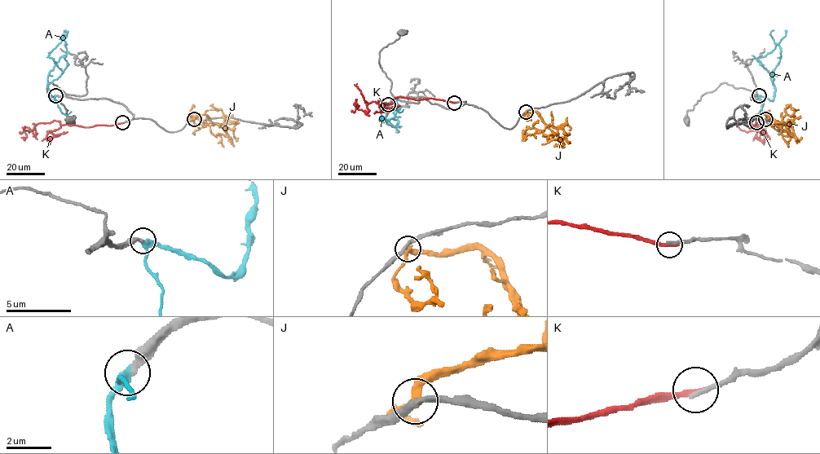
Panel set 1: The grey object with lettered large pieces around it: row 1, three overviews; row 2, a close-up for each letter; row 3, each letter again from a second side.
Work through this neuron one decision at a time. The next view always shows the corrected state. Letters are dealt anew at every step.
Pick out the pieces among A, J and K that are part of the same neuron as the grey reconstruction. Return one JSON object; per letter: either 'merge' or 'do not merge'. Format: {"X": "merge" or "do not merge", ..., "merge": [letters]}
{"A": "merge", "J": "do not merge", "K": "do not merge", "merge": ["A"]}

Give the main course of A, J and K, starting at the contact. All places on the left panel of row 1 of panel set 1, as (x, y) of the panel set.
A: (55, 95), (53, 101), (47, 85), (62, 74), (62, 70), (48, 56), (66, 37), (63, 30)
J: (194, 119), (204, 115), (213, 123), (223, 124), (227, 120), (234, 121), (234, 137), (238, 138)
K: (122, 123), (89, 127), (53, 121), (39, 123), (35, 134), (24, 130), (24, 140)

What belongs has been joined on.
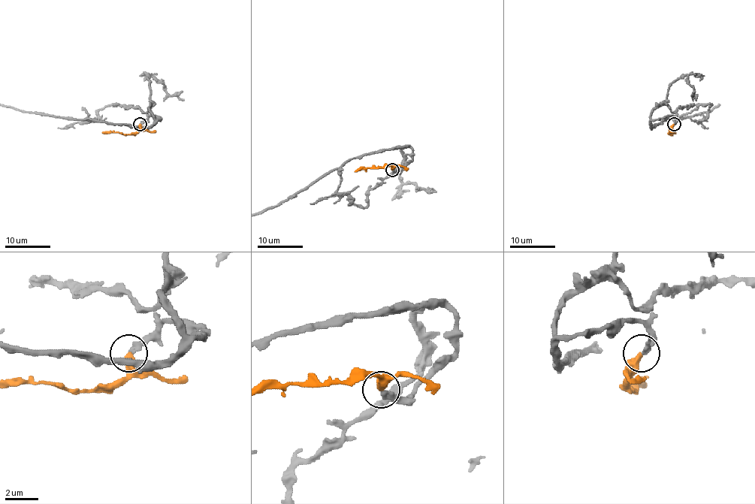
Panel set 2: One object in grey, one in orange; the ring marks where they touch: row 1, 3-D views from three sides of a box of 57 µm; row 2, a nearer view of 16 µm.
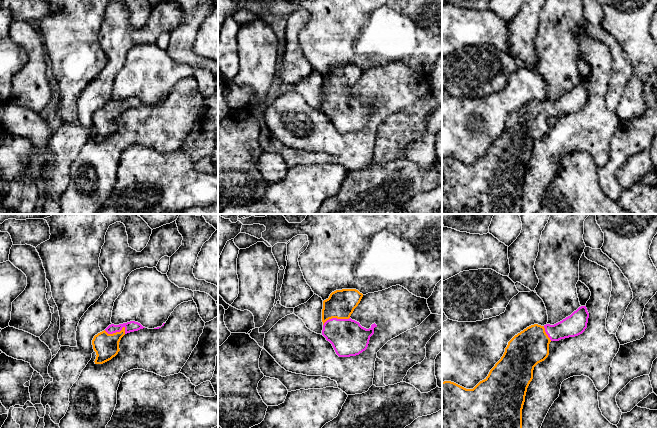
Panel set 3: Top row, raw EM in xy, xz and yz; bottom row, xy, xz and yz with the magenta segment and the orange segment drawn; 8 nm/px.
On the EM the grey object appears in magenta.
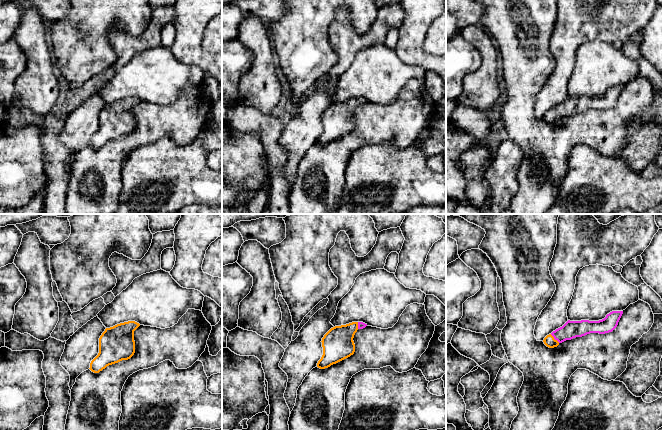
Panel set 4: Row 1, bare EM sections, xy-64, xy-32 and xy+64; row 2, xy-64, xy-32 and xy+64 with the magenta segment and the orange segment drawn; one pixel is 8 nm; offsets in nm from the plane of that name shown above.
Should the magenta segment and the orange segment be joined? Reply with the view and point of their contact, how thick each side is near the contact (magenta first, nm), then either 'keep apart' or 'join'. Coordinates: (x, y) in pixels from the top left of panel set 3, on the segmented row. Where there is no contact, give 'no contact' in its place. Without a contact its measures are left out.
contact xy (114, 332); calibres 90 and 200 nm; join

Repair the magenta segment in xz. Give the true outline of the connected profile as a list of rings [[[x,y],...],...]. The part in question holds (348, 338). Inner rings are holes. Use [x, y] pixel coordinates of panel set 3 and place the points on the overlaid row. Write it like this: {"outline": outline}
{"outline": [[[342,289],[332,292],[323,301],[322,335],[329,341],[339,357],[356,356],[368,347],[374,334],[374,323],[369,329],[350,318],[363,294],[356,289]]]}

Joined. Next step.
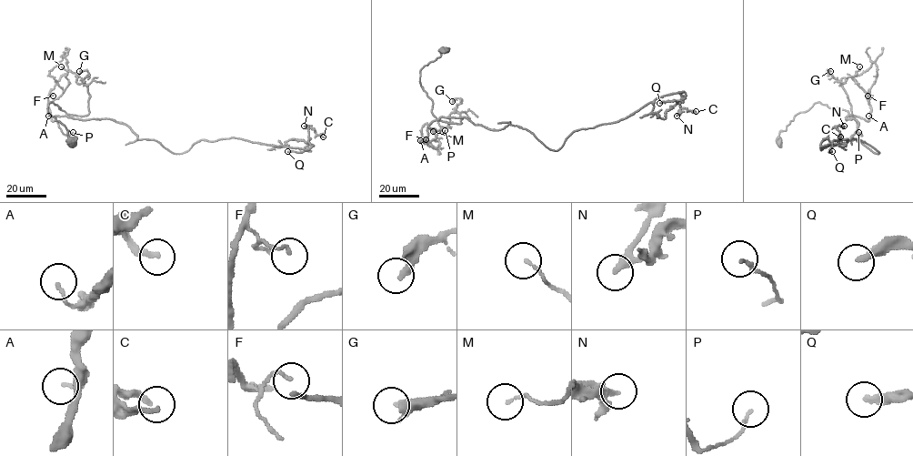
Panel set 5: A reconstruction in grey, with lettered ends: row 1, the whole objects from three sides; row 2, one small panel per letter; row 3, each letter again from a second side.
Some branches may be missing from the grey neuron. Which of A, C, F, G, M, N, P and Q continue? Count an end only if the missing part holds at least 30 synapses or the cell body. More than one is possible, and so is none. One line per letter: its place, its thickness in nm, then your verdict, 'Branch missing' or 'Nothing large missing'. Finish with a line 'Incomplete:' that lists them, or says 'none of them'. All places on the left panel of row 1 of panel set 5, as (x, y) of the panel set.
A: Place: (48, 116). Thickness 110 nm. Nothing large missing
C: Place: (323, 136). Thickness 200 nm. Nothing large missing
F: Place: (53, 96). Thickness 120 nm. Nothing large missing
G: Place: (79, 71). Thickness 360 nm. Nothing large missing
M: Place: (61, 66). Thickness 100 nm. Nothing large missing
N: Place: (304, 126). Thickness 170 nm. Nothing large missing
P: Place: (73, 132). Thickness 120 nm. Nothing large missing
Q: Place: (287, 151). Thickness 300 nm. Nothing large missing
Incomplete: none of them

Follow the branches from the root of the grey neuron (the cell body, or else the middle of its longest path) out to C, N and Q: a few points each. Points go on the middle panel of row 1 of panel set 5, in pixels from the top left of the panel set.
C: (444, 50), (420, 71), (436, 119), (509, 122), (555, 150), (664, 96), (683, 91), (696, 111)
N: (444, 50), (420, 71), (436, 119), (509, 122), (556, 150), (573, 131), (683, 91), (677, 116)
Q: (444, 50), (420, 71), (436, 119), (509, 122), (555, 150), (573, 131), (685, 93), (659, 103)

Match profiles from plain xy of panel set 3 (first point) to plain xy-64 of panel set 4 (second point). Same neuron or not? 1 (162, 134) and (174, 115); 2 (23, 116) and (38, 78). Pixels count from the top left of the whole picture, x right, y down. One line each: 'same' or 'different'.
1: same
2: different

